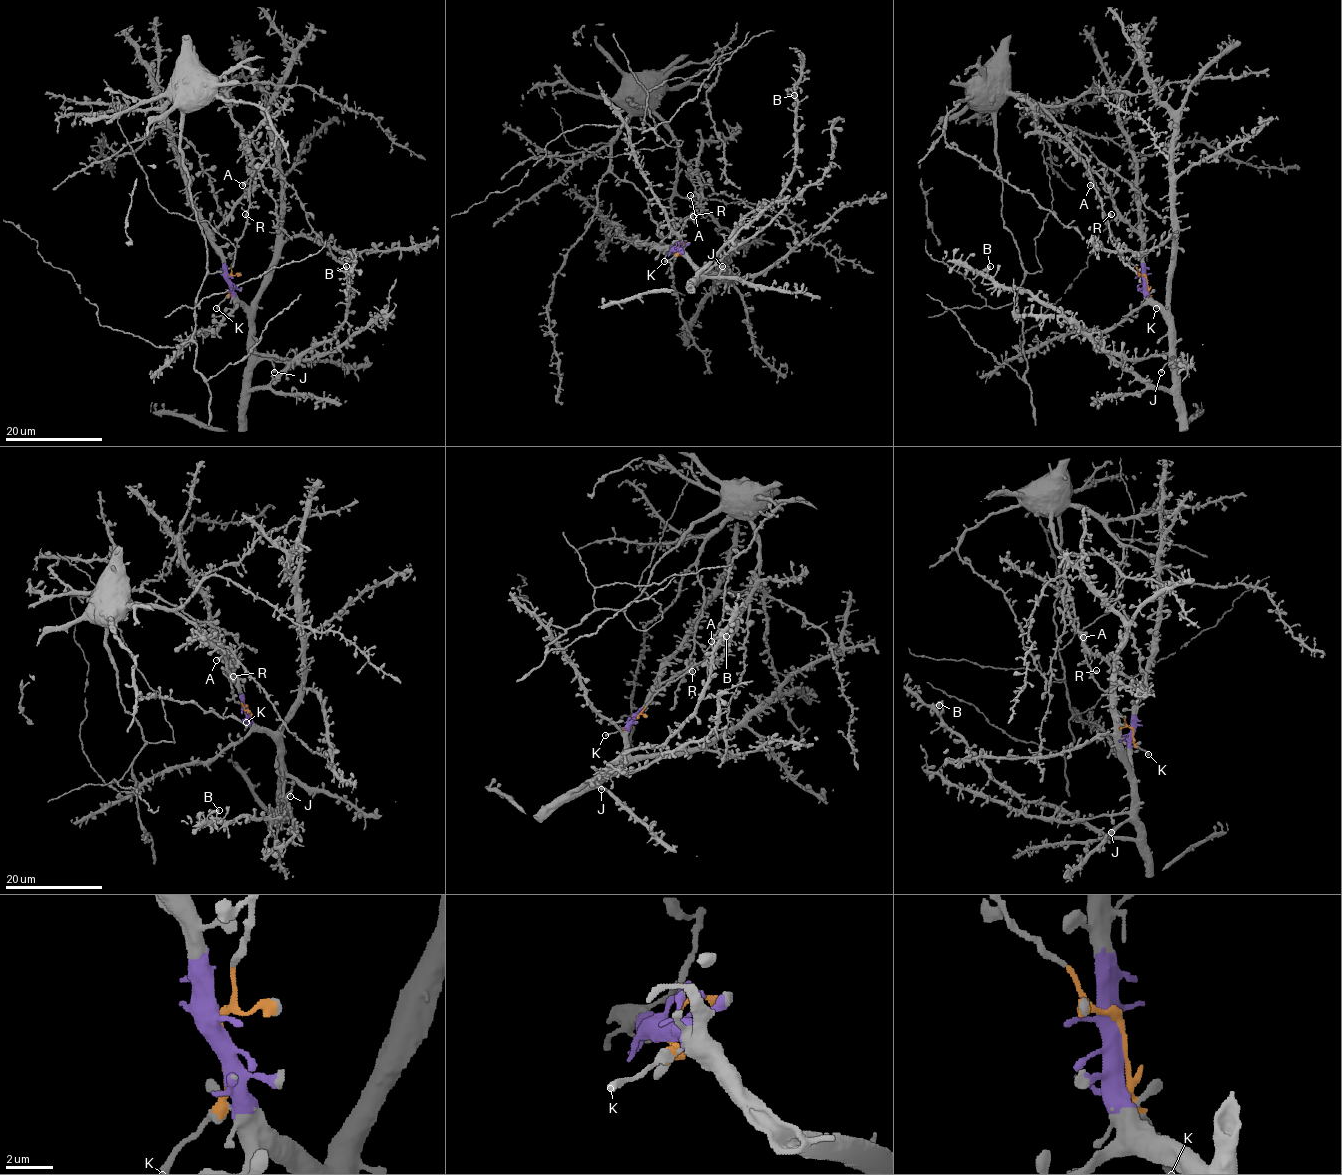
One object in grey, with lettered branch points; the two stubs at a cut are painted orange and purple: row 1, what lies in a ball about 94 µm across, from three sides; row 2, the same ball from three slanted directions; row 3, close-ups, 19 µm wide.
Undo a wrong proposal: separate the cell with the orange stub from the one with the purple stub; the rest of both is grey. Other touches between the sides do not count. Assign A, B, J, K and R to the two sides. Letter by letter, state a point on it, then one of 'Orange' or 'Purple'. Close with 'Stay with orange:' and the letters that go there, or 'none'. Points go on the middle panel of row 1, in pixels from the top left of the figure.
A: Place: (690, 195). Orange
B: Place: (794, 95). Purple
J: Place: (722, 266). Purple
K: Place: (664, 261). Orange
R: Place: (693, 216). Orange
Stay with orange: A, K, R

